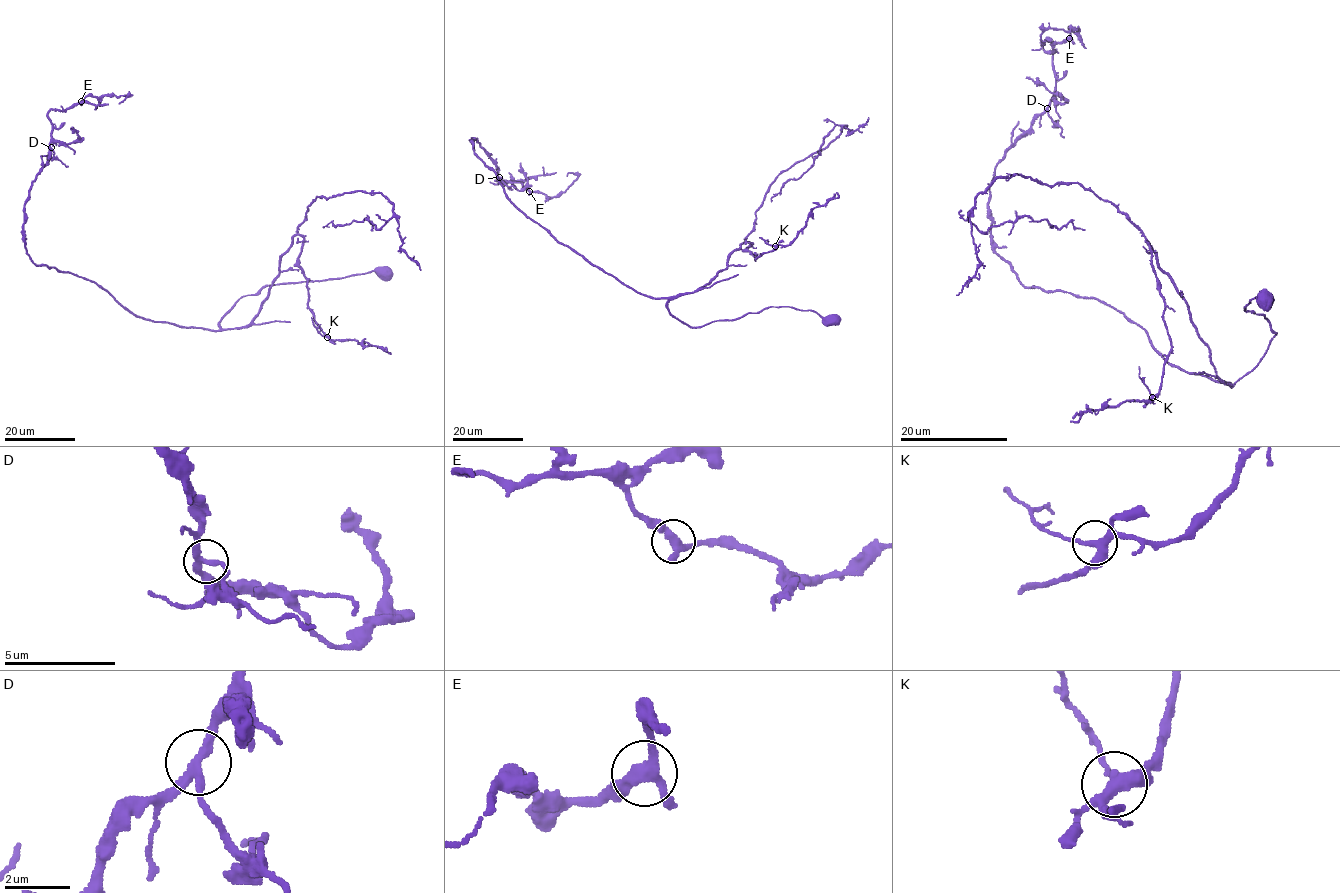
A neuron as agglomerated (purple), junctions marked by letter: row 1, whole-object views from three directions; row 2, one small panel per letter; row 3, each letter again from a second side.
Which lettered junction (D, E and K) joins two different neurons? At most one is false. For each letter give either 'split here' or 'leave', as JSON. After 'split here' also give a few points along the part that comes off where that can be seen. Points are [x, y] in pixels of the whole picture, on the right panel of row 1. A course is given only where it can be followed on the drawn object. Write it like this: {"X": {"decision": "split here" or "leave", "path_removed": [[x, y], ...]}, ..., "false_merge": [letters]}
{"D": {"decision": "leave"}, "E": {"decision": "leave"}, "K": {"decision": "leave"}, "false_merge": []}

